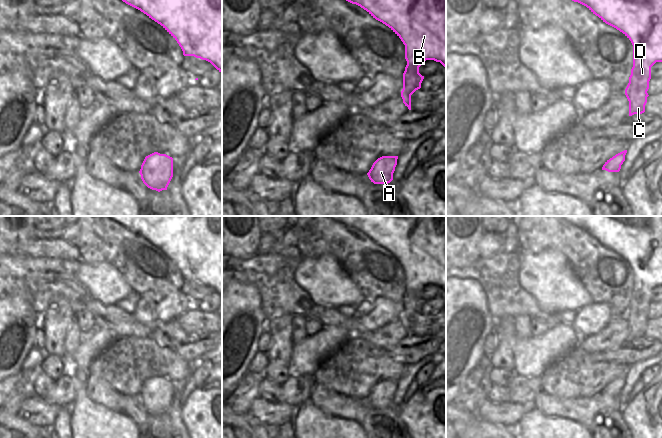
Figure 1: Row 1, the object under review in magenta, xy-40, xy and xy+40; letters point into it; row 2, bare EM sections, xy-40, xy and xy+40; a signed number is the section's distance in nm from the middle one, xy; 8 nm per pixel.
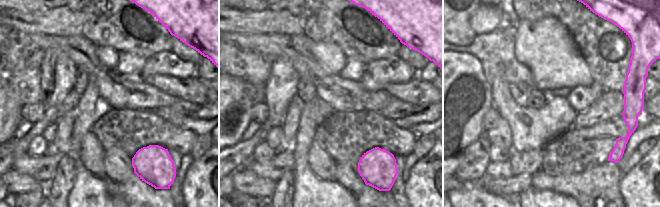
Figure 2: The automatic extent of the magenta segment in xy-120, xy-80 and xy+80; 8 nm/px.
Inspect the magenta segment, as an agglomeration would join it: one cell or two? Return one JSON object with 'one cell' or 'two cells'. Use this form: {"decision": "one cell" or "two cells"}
{"decision": "one cell"}

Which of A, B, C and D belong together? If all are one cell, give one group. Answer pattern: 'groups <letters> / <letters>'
groups A B C D

